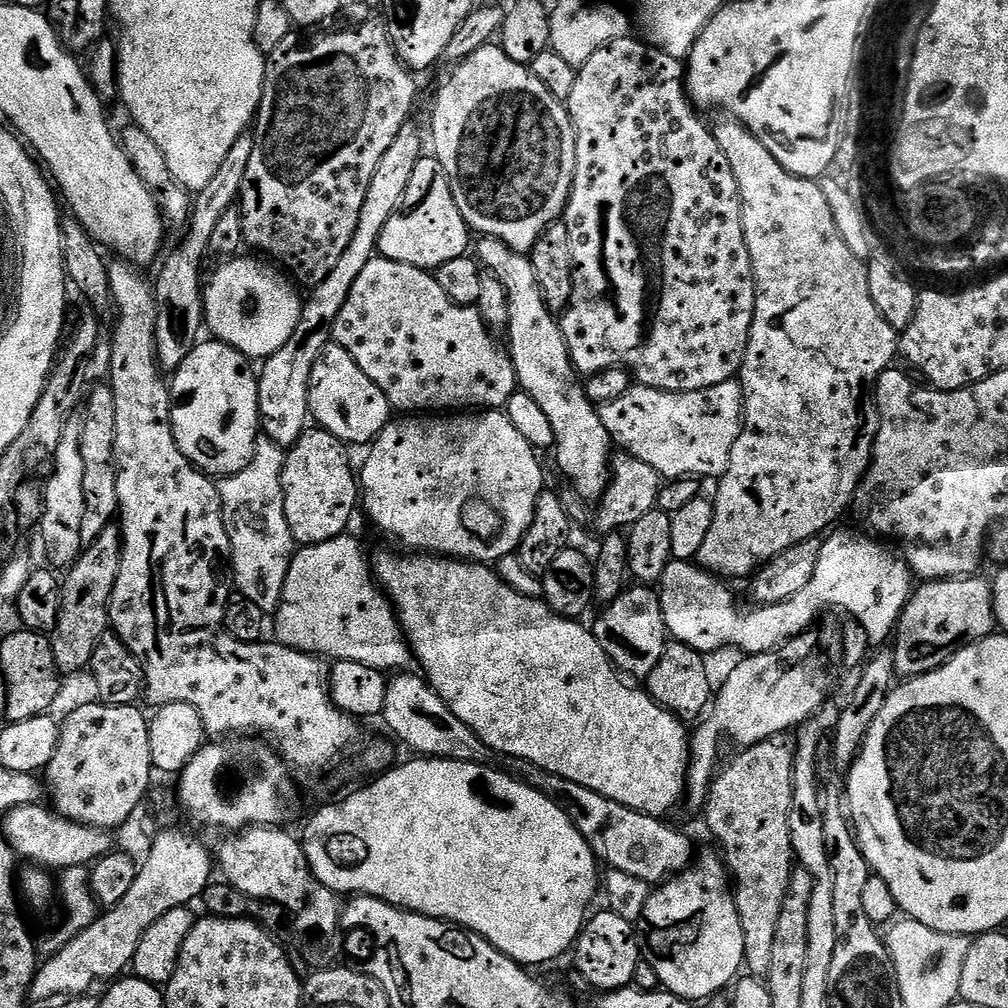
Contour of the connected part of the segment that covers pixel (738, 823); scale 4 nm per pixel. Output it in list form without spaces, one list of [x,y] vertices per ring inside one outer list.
[[[775,736],[749,748],[740,748],[737,756],[717,771],[712,786],[708,789],[706,801],[708,832],[720,843],[719,855],[734,881],[736,909],[742,922],[744,962],[747,971],[757,978],[767,977],[770,970],[770,957],[774,955],[774,933],[778,927],[778,916],[782,914],[782,902],[788,893],[794,867],[790,842],[794,748],[786,741],[784,736]]]

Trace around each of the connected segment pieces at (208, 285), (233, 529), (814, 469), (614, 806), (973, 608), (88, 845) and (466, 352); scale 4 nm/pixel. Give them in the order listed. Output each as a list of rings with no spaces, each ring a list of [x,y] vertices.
[[[233,258],[223,261],[219,265],[220,269],[209,280],[207,277],[202,288],[203,323],[206,325],[207,331],[212,331],[209,333],[215,339],[229,344],[231,348],[247,356],[249,361],[263,362],[278,350],[282,350],[282,346],[286,346],[286,342],[290,342],[290,334],[294,334],[294,326],[298,326],[302,296],[295,292],[297,289],[294,287],[293,281],[283,271],[277,270],[275,267],[267,268],[266,265],[259,264],[256,260],[240,259]]]
[[[267,438],[257,439],[256,449],[250,462],[242,471],[233,476],[225,476],[219,481],[220,501],[224,511],[226,534],[232,547],[232,571],[234,584],[238,587],[239,595],[246,597],[254,606],[258,606],[265,614],[275,613],[280,607],[280,595],[286,582],[288,567],[294,555],[292,531],[286,522],[284,495],[282,494],[282,470],[284,469],[285,449],[277,447]]]
[[[720,119],[724,120],[711,125],[712,137],[718,142],[722,154],[726,154],[726,162],[730,162],[730,170],[734,170],[734,178],[738,182],[742,230],[754,270],[756,301],[752,329],[748,335],[748,349],[744,355],[744,365],[740,367],[738,373],[740,389],[744,395],[744,418],[738,438],[734,442],[734,450],[730,454],[728,469],[719,477],[717,483],[720,485],[717,486],[716,496],[714,495],[712,500],[714,522],[710,522],[710,534],[706,534],[706,542],[702,542],[698,564],[701,569],[707,570],[717,578],[729,578],[728,576],[748,578],[759,569],[762,562],[773,560],[778,554],[790,550],[790,546],[827,533],[836,524],[835,520],[844,511],[846,513],[849,511],[856,488],[868,473],[868,464],[872,460],[872,443],[876,440],[875,427],[860,427],[863,426],[868,412],[870,416],[873,411],[876,380],[883,372],[893,367],[895,360],[892,359],[897,359],[898,333],[892,329],[890,322],[886,322],[886,318],[882,318],[882,314],[878,314],[878,306],[874,306],[874,298],[870,298],[870,282],[865,261],[855,257],[839,236],[838,227],[835,225],[830,206],[827,205],[819,183],[815,180],[804,180],[787,172],[778,162],[778,158],[774,158],[774,154],[770,154],[770,150],[766,150],[766,146],[762,146],[758,138],[754,138],[752,131],[737,120]]]
[[[337,660],[330,668],[330,695],[332,704],[335,708],[340,708],[353,718],[360,716],[376,716],[382,711],[385,724],[389,730],[404,744],[412,748],[417,755],[426,758],[437,758],[443,760],[454,760],[470,762],[474,765],[484,765],[487,768],[496,768],[500,772],[505,772],[516,780],[530,785],[532,789],[538,790],[542,794],[556,801],[564,812],[567,812],[574,822],[575,828],[587,844],[597,861],[603,865],[608,864],[613,871],[618,871],[632,875],[651,886],[659,886],[665,880],[672,879],[673,876],[685,871],[693,863],[692,844],[676,828],[671,828],[659,816],[648,816],[645,812],[630,810],[629,807],[622,806],[621,803],[614,802],[588,787],[580,786],[576,782],[570,782],[560,775],[550,774],[549,771],[542,770],[541,767],[534,765],[528,759],[515,758],[514,755],[506,755],[496,752],[492,747],[486,746],[484,742],[460,718],[450,710],[432,687],[421,675],[410,674],[411,672],[398,672],[388,684],[388,680],[383,671],[379,668],[371,668],[362,662],[350,662],[349,660]]]
[[[975,575],[964,576],[960,580],[929,580],[913,591],[894,629],[896,645],[892,644],[890,648],[897,677],[911,678],[930,674],[943,666],[959,648],[993,635],[996,619],[992,610],[992,585],[987,579],[980,579],[979,575]]]
[[[43,803],[30,806],[18,806],[10,810],[2,818],[4,832],[2,838],[12,847],[21,861],[45,870],[56,868],[76,868],[79,864],[91,865],[102,856],[113,851],[113,833],[102,828],[88,828],[85,824],[76,824],[63,816],[57,816],[55,811],[44,809]]]
[[[379,254],[372,257],[370,262],[362,269],[362,274],[358,274],[358,282],[350,286],[350,294],[346,298],[346,306],[338,310],[338,318],[332,327],[332,340],[338,346],[342,346],[358,362],[362,374],[370,378],[386,394],[389,404],[400,414],[444,414],[449,410],[500,410],[507,405],[510,397],[518,391],[516,383],[516,371],[512,366],[509,353],[503,347],[495,344],[493,333],[489,331],[480,317],[479,310],[475,306],[465,306],[455,304],[448,295],[438,286],[435,275],[431,271],[423,268],[415,268],[402,262],[394,262]]]

